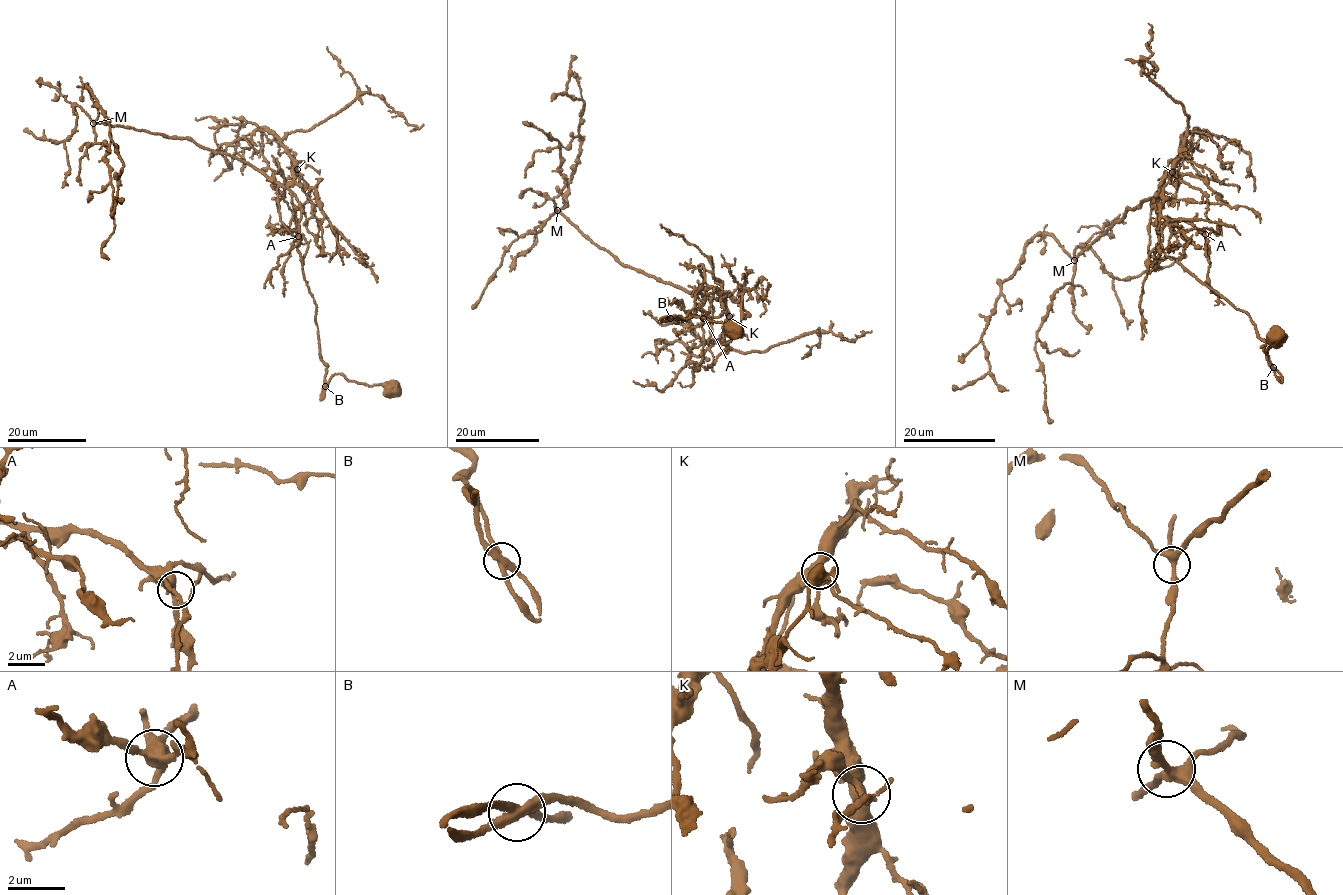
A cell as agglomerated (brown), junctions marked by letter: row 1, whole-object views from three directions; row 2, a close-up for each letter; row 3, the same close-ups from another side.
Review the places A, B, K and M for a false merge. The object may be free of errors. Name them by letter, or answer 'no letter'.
no letter

